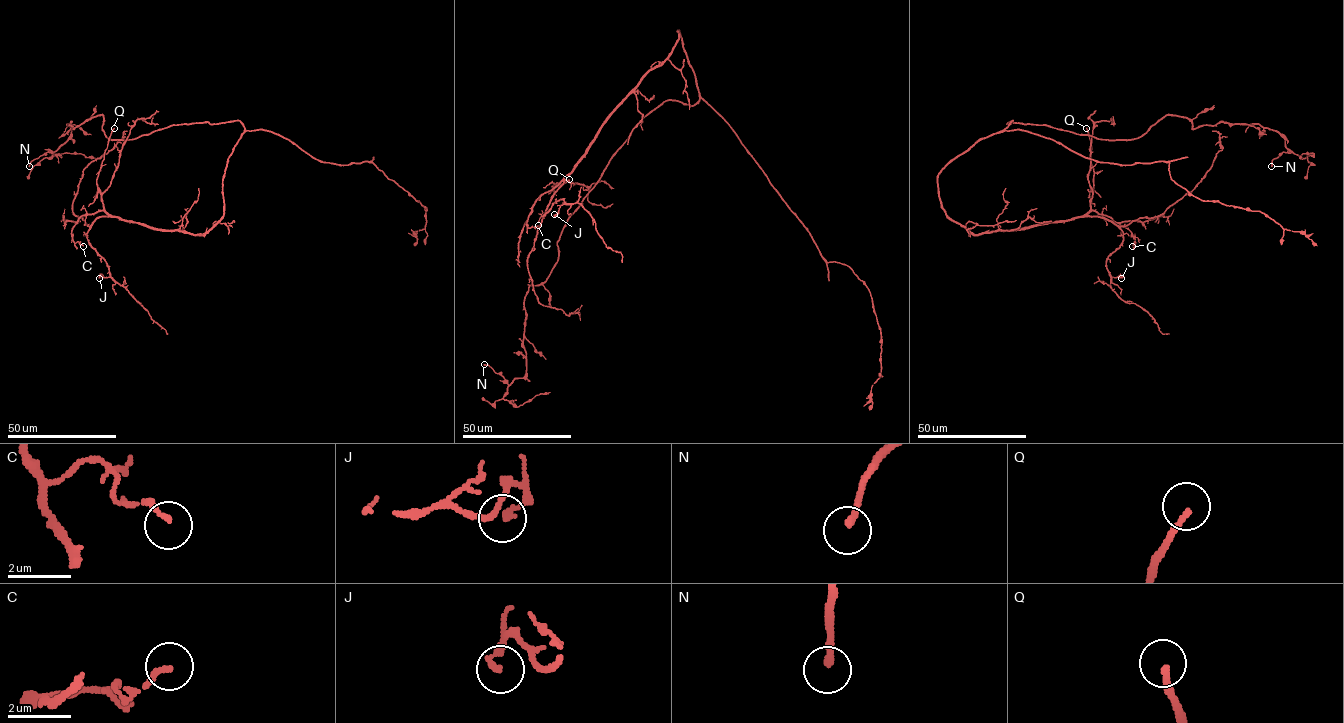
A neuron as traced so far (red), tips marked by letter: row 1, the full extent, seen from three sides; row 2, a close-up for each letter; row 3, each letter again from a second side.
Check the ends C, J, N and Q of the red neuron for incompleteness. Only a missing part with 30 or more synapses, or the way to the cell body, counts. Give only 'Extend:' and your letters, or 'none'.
Extend: Q

